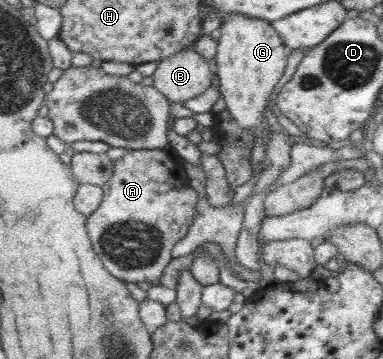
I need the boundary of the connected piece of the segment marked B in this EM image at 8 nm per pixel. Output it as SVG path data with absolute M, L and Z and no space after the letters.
M192 47L160 60L149 80L170 102L180 104L205 92L214 81L209 63Z

